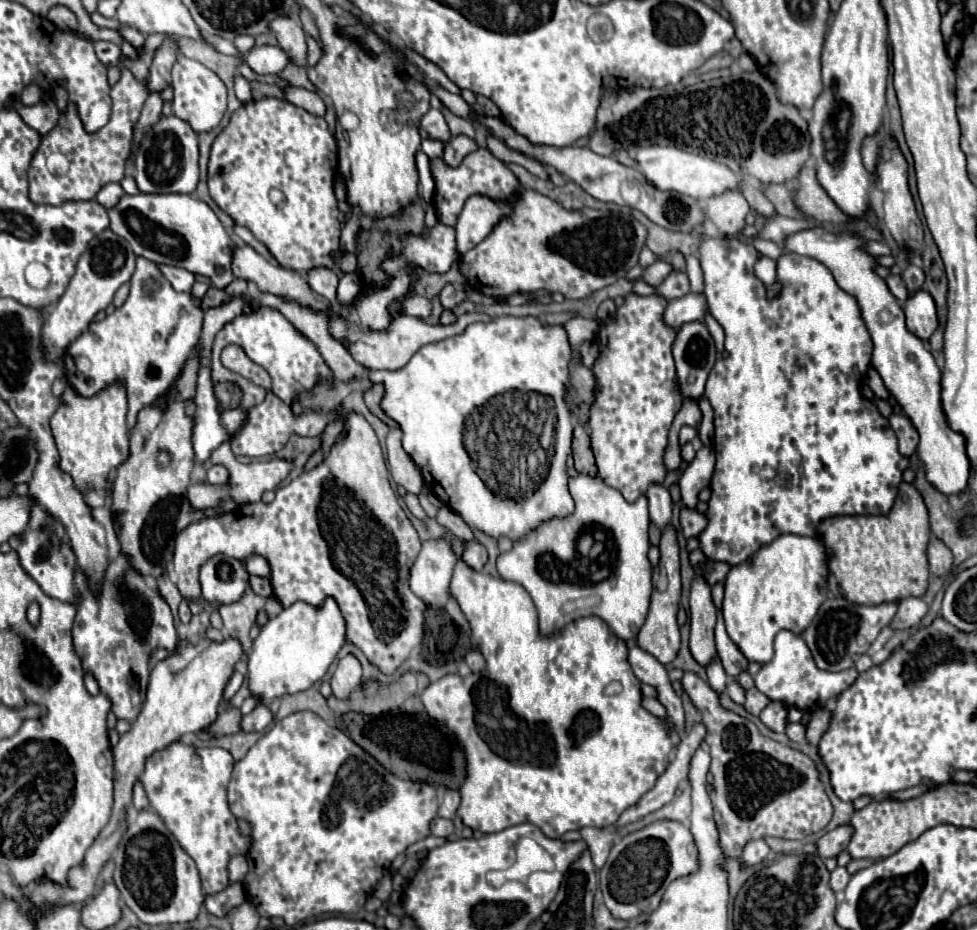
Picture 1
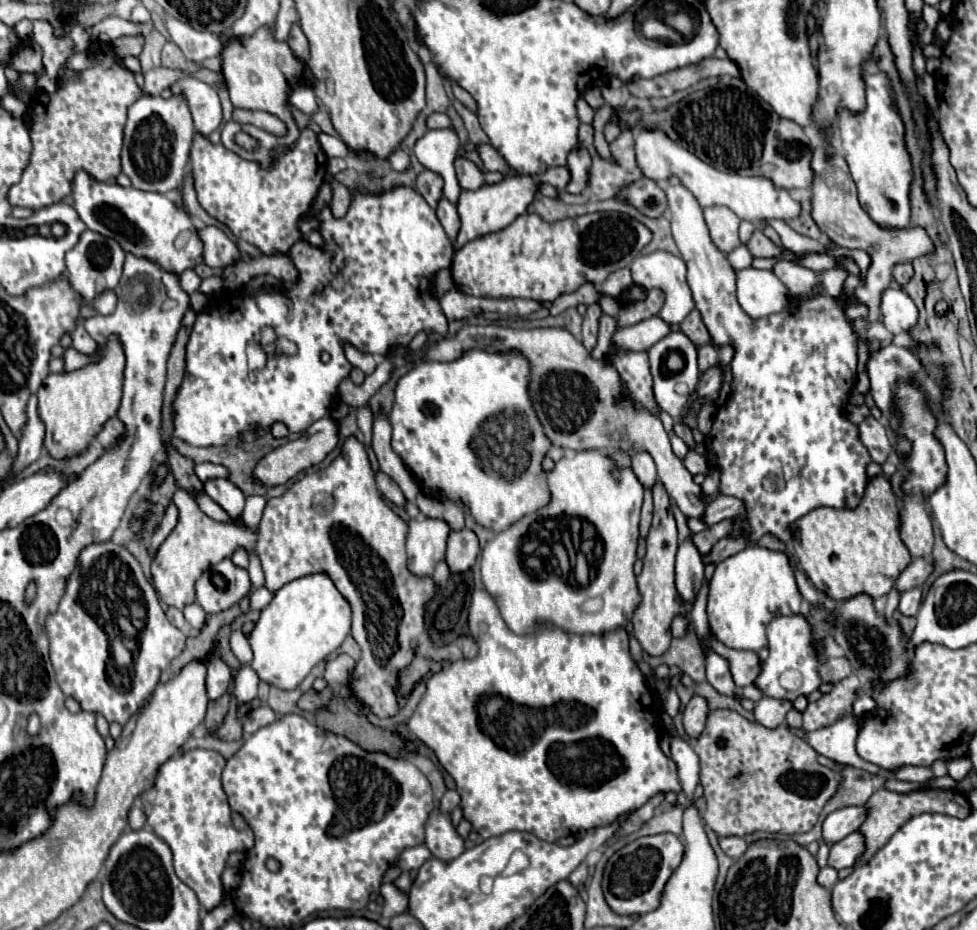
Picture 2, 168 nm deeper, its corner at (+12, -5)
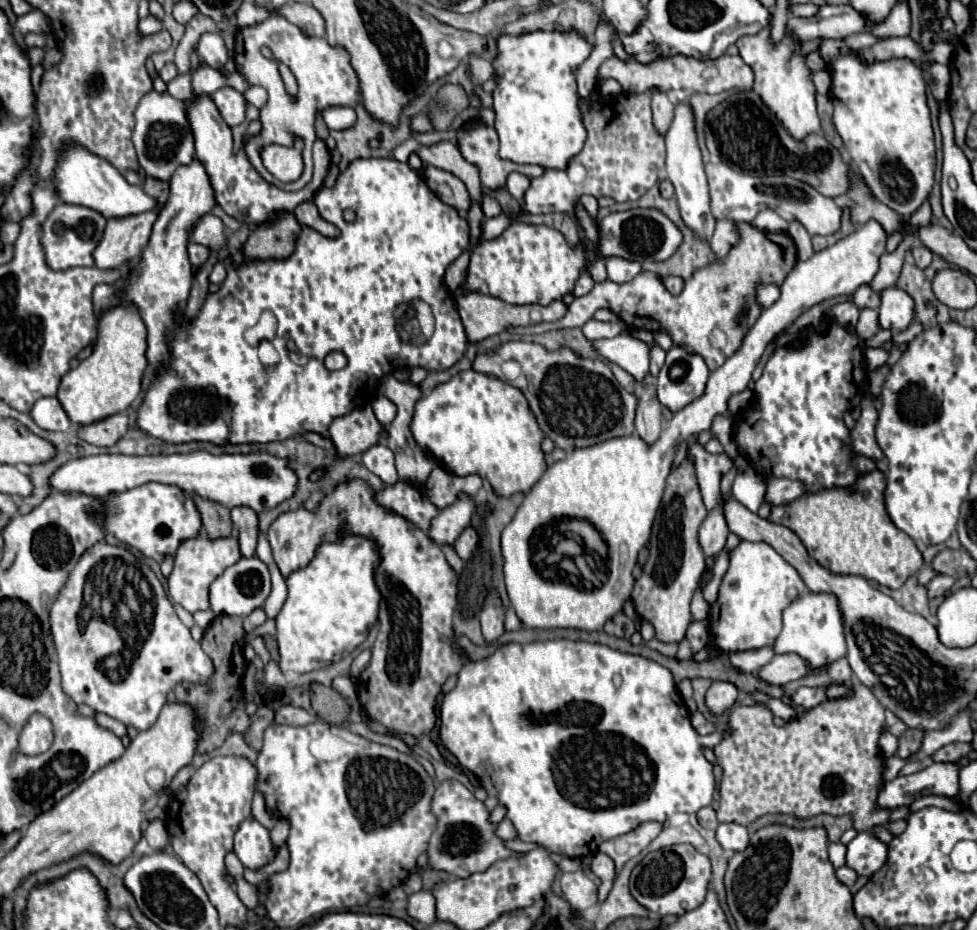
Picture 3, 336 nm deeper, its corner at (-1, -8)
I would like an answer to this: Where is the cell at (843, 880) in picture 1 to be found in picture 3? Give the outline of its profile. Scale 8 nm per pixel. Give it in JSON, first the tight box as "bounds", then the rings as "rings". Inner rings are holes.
{"bounds":[837,866,857,886],"rings":[[[841,866],[841,868],[837,870],[837,878],[839,878],[845,886],[853,886],[855,880],[857,880],[857,872],[851,870],[849,866]]]}

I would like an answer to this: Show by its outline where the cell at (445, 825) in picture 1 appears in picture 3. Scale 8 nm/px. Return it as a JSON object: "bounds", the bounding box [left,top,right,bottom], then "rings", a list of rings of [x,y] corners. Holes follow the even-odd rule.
{"bounds":[429,780,521,878],"rings":[[[443,780],[433,794],[431,812],[437,816],[435,832],[429,838],[429,866],[433,870],[443,870],[455,878],[469,878],[475,872],[485,872],[491,864],[505,858],[521,858],[521,852],[513,852],[495,834],[497,826],[491,824],[491,810],[485,808],[481,800],[473,796],[459,780]]]}

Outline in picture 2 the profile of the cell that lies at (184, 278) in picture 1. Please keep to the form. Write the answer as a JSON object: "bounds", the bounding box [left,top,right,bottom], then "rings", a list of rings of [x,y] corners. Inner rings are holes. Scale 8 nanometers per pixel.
{"bounds":[180,269,202,295],"rings":[[[186,269],[184,273],[180,273],[180,287],[182,287],[188,295],[192,295],[194,291],[198,291],[200,283],[202,283],[202,279],[200,279],[192,269]]]}

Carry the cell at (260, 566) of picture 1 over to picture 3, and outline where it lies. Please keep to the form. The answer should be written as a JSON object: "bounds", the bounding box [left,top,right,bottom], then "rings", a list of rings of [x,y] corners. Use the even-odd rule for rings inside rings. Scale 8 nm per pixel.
{"bounds":[231,508,259,556],"rings":[[[233,508],[231,510],[231,524],[233,532],[239,540],[239,550],[243,556],[253,556],[259,536],[259,518],[255,512],[249,512],[249,508]]]}

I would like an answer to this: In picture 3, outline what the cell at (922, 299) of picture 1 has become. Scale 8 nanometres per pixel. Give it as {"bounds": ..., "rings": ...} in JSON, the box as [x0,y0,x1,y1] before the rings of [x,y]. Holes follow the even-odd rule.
{"bounds":[879,288,915,332],"rings":[[[885,288],[881,292],[881,304],[879,304],[879,324],[881,328],[887,328],[891,332],[905,330],[915,316],[913,300],[909,300],[909,294],[899,288]]]}

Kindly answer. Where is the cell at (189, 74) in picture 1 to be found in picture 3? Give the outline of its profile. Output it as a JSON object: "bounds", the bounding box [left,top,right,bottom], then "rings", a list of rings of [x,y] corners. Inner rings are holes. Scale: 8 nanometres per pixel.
{"bounds":[213,88,247,126],"rings":[[[219,88],[215,94],[213,94],[213,100],[223,116],[223,120],[229,124],[229,126],[237,126],[245,120],[245,110],[247,110],[247,100],[241,92],[237,92],[235,88]]]}

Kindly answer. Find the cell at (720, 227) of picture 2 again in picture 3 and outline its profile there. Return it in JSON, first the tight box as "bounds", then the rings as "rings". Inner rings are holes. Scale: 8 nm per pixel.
{"bounds":[709,220,737,258],"rings":[[[719,220],[717,226],[715,226],[715,232],[709,240],[709,246],[711,246],[711,252],[717,256],[717,258],[725,258],[729,248],[737,242],[737,228],[735,228],[735,222],[731,220]]]}

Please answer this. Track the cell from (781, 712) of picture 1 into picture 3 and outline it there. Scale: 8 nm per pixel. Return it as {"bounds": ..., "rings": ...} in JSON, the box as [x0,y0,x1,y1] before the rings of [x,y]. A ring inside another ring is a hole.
{"bounds":[791,686,827,710],"rings":[[[803,686],[803,688],[799,688],[797,692],[791,694],[791,704],[793,706],[803,706],[807,710],[821,704],[821,702],[825,702],[825,700],[827,700],[827,694],[825,694],[823,686],[819,686],[819,688]]]}

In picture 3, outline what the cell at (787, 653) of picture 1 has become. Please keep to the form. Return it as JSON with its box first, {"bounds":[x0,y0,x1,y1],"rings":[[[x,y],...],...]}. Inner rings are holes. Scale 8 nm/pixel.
{"bounds":[773,592,845,668],"rings":[[[807,592],[793,600],[783,612],[783,630],[773,644],[775,652],[795,652],[807,662],[811,668],[827,666],[841,656],[845,656],[845,632],[843,632],[843,614],[839,610],[839,600],[827,592]]]}

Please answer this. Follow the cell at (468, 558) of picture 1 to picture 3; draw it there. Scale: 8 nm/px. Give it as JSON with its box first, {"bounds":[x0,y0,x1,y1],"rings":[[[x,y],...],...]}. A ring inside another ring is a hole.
{"bounds":[453,528,479,560],"rings":[[[465,528],[465,530],[463,530],[463,534],[455,540],[453,548],[455,548],[455,552],[459,554],[459,558],[469,560],[469,558],[471,558],[471,554],[473,554],[473,550],[477,548],[477,542],[479,542],[477,532],[475,532],[473,528]]]}

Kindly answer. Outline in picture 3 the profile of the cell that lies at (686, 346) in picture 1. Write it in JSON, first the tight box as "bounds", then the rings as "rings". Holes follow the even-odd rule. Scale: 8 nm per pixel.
{"bounds":[657,346,707,412],"rings":[[[673,346],[667,352],[665,366],[657,376],[657,396],[671,412],[681,410],[691,400],[701,398],[707,386],[707,364],[697,354],[687,354],[683,348]]]}

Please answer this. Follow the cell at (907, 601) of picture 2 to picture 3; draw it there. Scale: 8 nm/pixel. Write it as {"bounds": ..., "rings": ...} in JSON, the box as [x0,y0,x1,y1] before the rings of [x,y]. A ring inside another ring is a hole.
{"bounds":[929,574,955,598],"rings":[[[937,574],[931,582],[929,582],[929,598],[937,598],[937,596],[943,596],[951,586],[955,584],[955,578],[953,576],[947,576],[947,574]]]}

